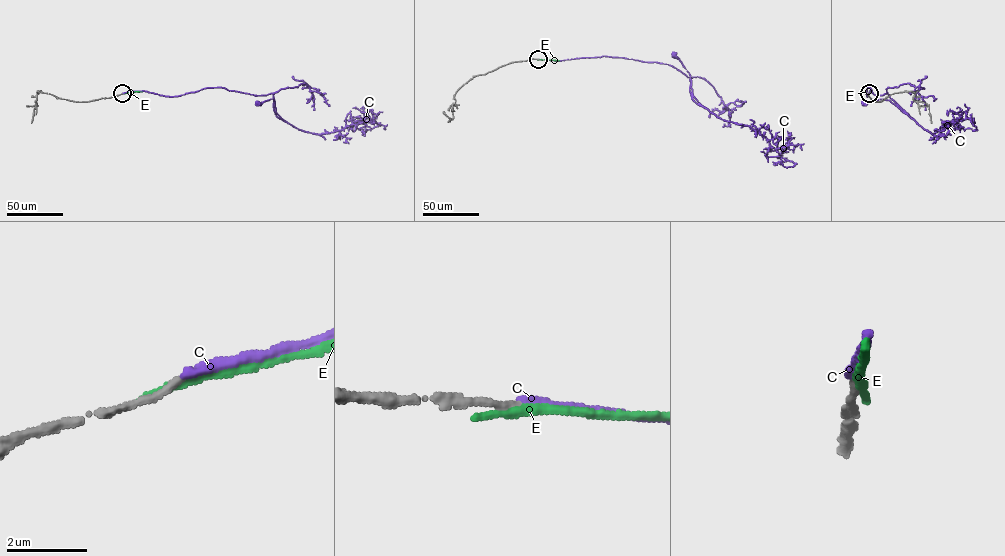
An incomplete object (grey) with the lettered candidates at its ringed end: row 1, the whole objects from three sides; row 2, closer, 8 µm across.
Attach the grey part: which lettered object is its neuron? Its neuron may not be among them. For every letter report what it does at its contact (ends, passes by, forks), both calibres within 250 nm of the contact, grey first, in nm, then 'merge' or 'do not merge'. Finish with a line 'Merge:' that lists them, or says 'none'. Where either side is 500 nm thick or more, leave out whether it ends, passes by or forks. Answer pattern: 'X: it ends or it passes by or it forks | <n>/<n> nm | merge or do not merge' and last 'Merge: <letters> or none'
C: it ends | 190/220 nm | merge
E: it ends | 220/280 nm | do not merge
Merge: C

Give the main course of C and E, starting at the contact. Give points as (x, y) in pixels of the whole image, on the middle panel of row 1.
C: (538, 59), (561, 60), (606, 56), (666, 64), (689, 77), (692, 97), (689, 74), (674, 54)
E: (538, 59), (559, 60)

